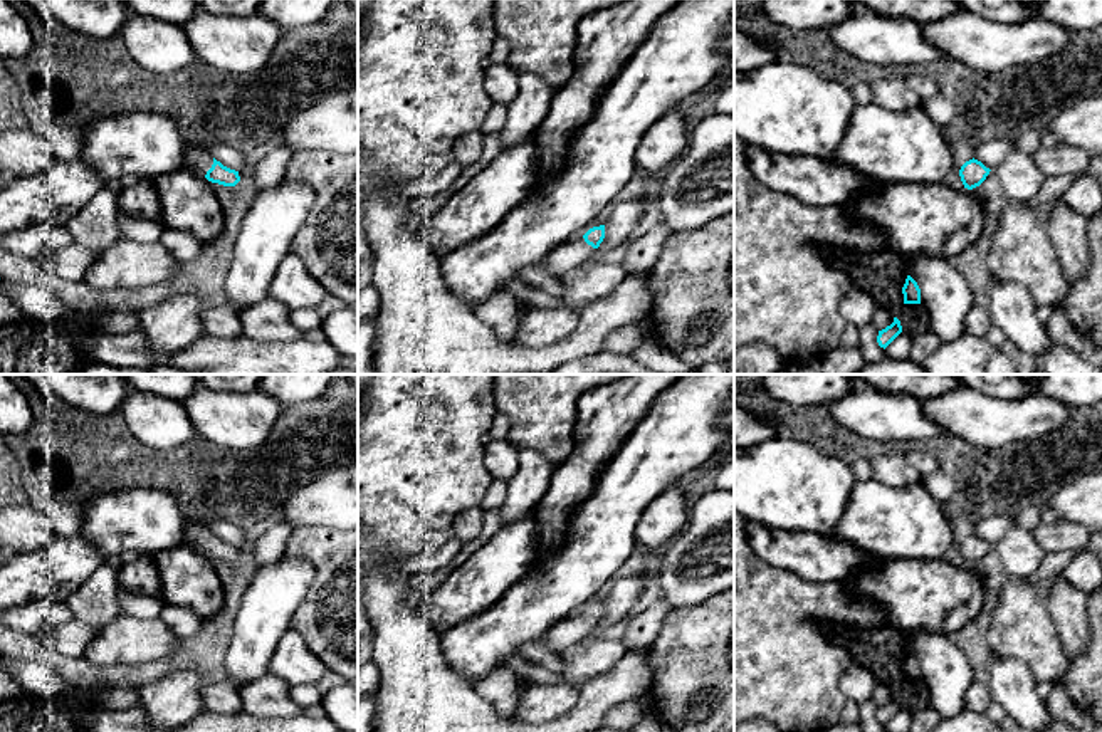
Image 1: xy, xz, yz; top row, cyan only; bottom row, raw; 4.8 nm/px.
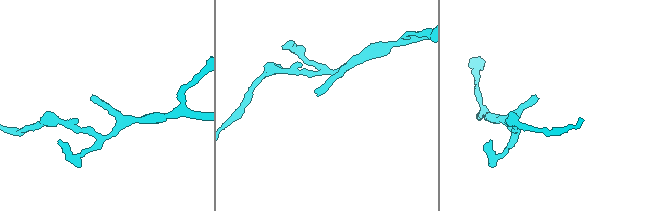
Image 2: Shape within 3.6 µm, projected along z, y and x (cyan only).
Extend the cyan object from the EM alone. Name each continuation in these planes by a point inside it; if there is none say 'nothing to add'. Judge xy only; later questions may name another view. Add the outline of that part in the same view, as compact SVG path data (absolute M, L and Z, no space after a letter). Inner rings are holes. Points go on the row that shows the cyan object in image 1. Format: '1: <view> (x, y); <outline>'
1: xy (199, 160); M188 144L188 148L186 148L186 170L205 178L205 175L212 168L212 165L213 165L213 158L205 148L197 146L197 144Z

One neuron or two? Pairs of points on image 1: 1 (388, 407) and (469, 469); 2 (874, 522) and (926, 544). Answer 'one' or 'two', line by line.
1: one
2: one

